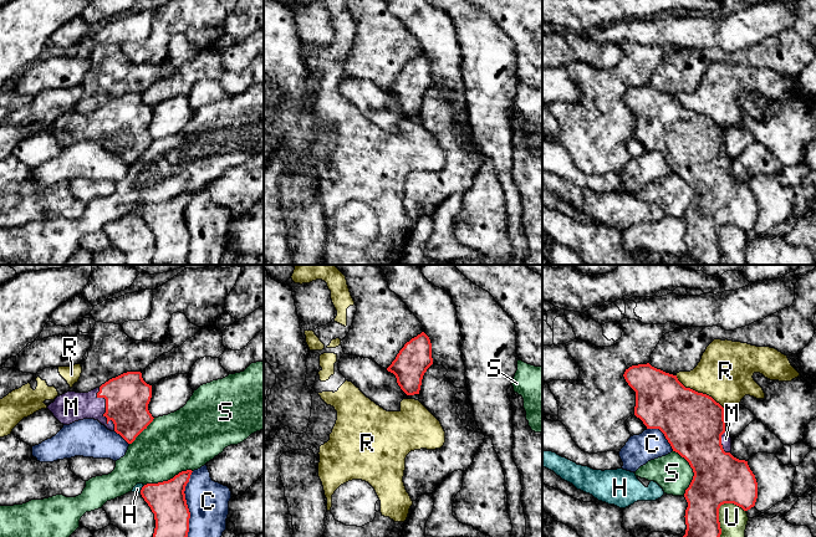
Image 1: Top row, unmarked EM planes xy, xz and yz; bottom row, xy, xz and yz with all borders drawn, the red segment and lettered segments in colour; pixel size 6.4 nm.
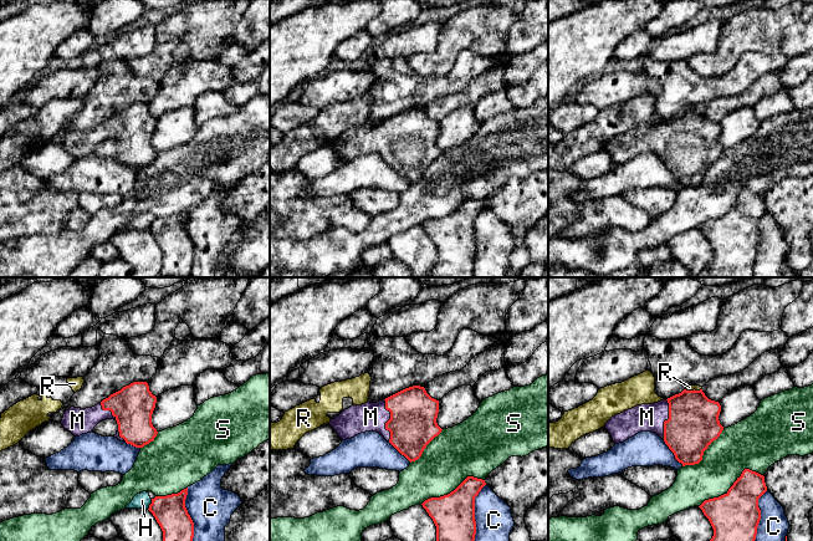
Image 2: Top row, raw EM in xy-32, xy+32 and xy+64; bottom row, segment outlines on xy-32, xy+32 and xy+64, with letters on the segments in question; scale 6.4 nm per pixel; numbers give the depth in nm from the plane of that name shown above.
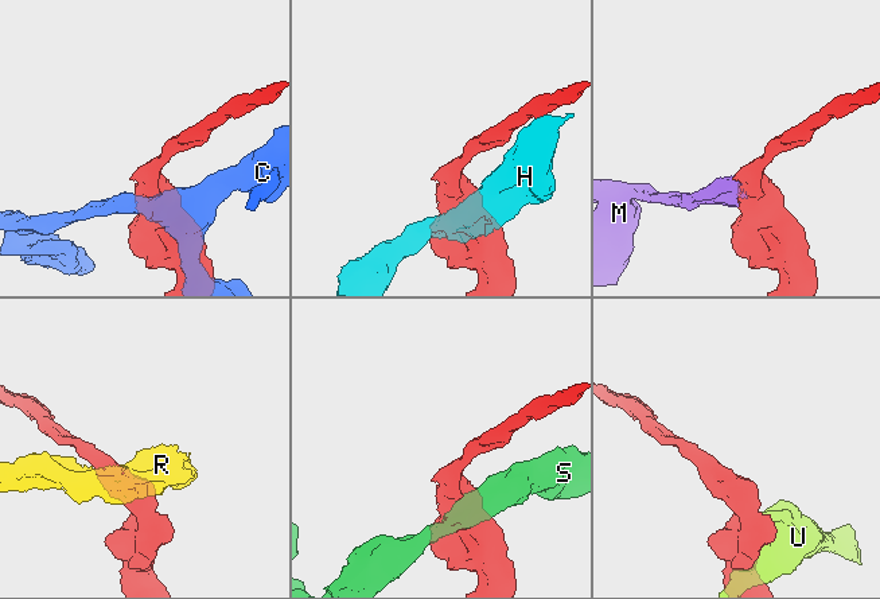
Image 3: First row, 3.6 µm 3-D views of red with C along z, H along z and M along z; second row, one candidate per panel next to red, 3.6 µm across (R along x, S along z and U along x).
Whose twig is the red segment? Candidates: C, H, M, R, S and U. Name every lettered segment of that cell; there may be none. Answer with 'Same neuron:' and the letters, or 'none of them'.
Same neuron: M

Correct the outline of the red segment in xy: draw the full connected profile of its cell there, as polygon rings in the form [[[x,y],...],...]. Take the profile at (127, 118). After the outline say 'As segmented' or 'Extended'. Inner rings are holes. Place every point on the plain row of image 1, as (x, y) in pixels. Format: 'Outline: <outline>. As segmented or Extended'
Outline: [[[127,93],[109,101],[100,109],[88,114],[67,113],[55,121],[47,131],[63,147],[70,147],[83,140],[95,140],[104,147],[108,152],[119,155],[128,165],[153,143],[148,132],[152,119],[152,107],[147,106],[141,93]]]. Extended

